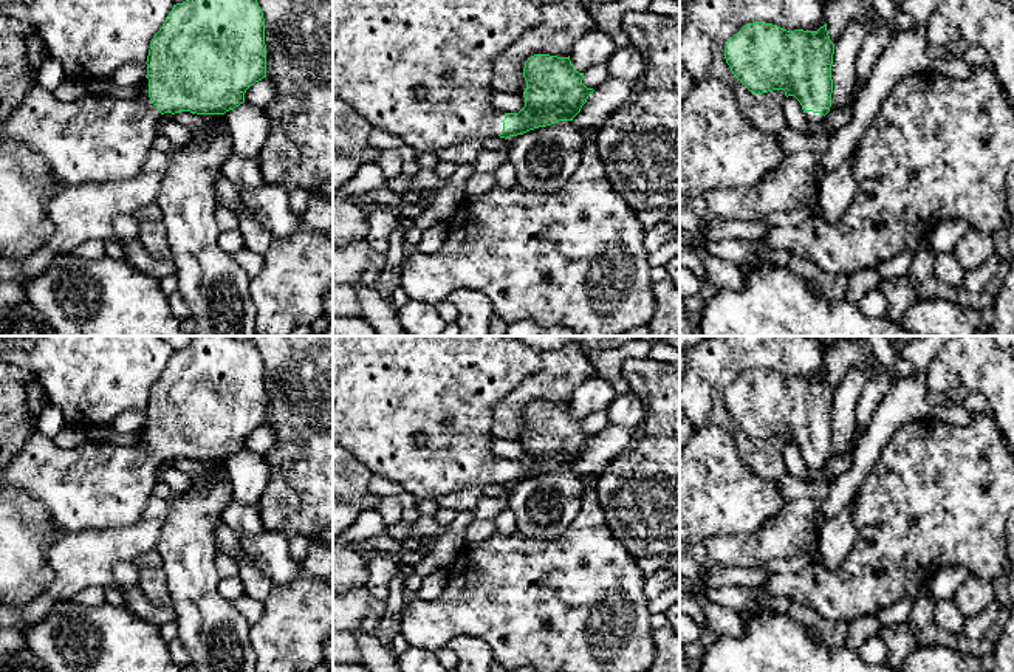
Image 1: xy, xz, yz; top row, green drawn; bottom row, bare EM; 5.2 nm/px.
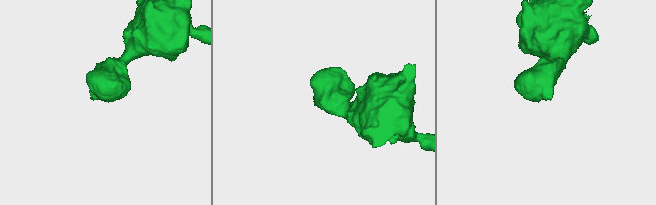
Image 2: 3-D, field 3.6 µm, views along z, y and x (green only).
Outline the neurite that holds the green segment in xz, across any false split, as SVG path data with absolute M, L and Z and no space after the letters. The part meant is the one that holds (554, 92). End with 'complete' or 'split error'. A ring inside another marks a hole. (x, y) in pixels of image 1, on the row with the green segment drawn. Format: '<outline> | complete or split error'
M333 0L333 98L350 104L372 127L379 127L396 135L404 146L412 147L416 153L437 153L466 139L480 142L485 138L494 136L506 139L559 121L573 121L594 90L582 84L584 73L574 70L570 56L534 54L525 62L525 107L519 113L503 113L491 105L494 62L498 54L512 45L526 29L540 22L540 6L542 3L536 0Z | split error

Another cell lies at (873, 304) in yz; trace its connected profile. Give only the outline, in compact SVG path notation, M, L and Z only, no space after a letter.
M879 288L868 291L858 307L870 317L887 317L887 299Z

